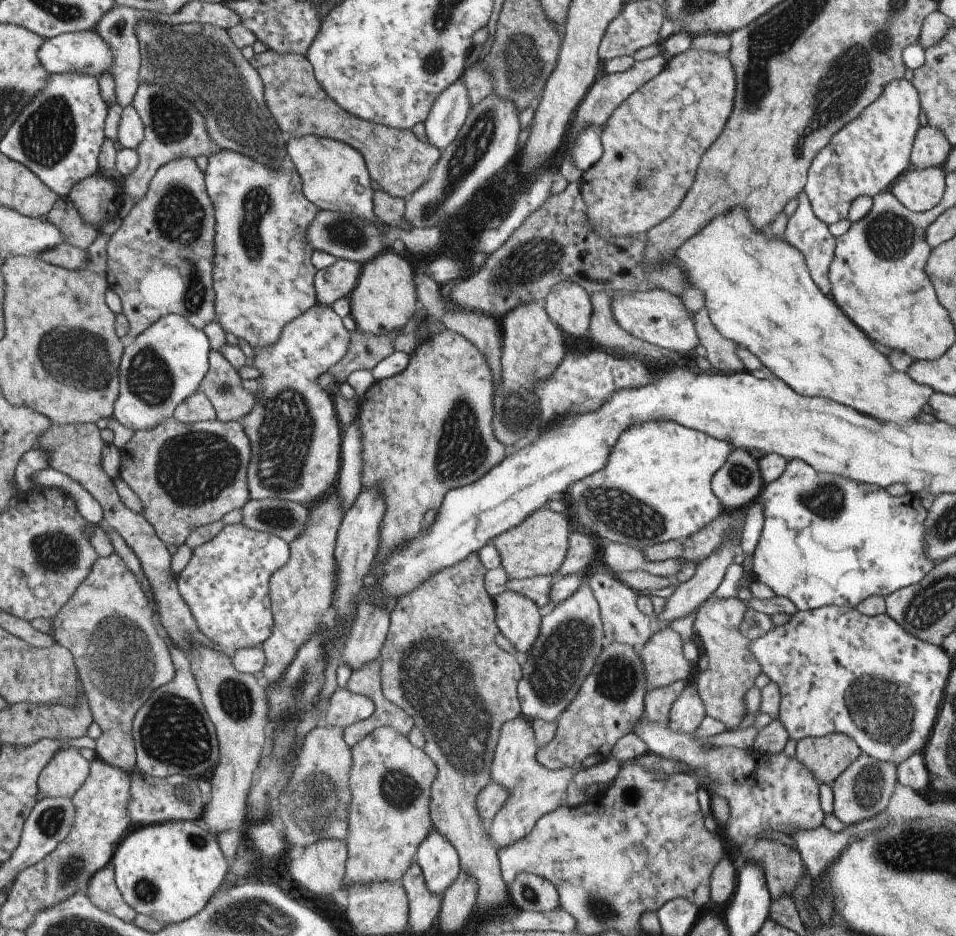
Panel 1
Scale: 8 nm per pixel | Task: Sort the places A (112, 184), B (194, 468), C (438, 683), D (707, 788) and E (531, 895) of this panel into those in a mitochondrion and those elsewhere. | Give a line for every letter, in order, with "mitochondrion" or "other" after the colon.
A: other
B: mitochondrion
C: mitochondrion
D: other
E: mitochondrion

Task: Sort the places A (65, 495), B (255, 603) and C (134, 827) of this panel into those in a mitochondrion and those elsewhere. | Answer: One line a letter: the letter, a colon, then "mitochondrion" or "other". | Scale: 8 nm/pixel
A: other
B: other
C: other

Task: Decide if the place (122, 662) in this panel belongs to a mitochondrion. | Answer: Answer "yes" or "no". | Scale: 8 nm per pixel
yes

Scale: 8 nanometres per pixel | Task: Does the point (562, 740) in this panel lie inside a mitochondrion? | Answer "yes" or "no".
no

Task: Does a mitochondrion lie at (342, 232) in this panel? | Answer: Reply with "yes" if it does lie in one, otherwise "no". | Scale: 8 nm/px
yes

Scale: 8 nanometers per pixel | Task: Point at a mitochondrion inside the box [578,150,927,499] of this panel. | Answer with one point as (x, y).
(891, 235)

